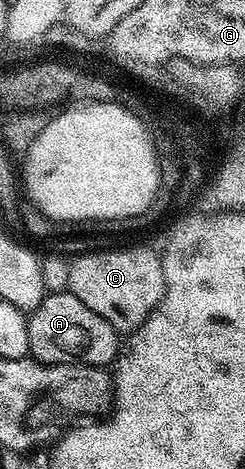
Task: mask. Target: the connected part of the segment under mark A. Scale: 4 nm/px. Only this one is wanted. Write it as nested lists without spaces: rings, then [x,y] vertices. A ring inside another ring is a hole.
[[[69,291],[48,293],[28,316],[30,356],[47,365],[97,365],[107,367],[120,356],[120,334],[97,311],[89,311],[77,295]]]

